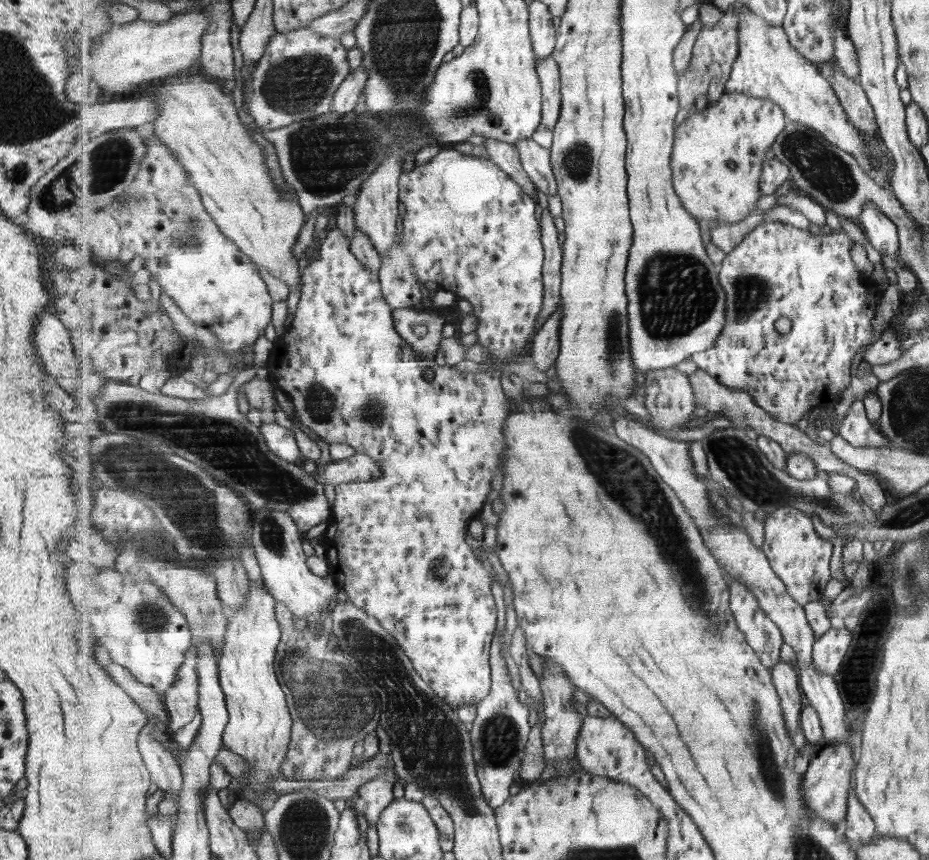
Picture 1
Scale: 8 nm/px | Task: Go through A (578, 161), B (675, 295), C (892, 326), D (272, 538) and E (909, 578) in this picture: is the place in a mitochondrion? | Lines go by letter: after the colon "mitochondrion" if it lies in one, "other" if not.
A: mitochondrion
B: mitochondrion
C: other
D: mitochondrion
E: mitochondrion

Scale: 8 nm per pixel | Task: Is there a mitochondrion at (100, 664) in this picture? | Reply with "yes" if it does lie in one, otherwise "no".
no

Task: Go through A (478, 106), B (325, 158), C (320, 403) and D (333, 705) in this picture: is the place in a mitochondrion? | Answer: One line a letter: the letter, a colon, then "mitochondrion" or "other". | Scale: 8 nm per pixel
A: mitochondrion
B: mitochondrion
C: mitochondrion
D: mitochondrion

